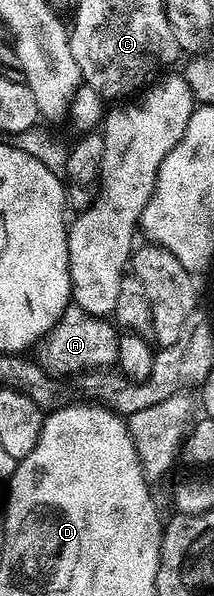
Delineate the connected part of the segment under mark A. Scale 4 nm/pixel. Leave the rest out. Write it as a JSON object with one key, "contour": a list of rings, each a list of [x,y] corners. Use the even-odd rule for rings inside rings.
{"contour":[[[71,304],[59,317],[59,323],[38,343],[39,355],[37,358],[51,372],[102,370],[116,365],[118,343],[119,334],[110,321],[87,314],[79,306]]]}

